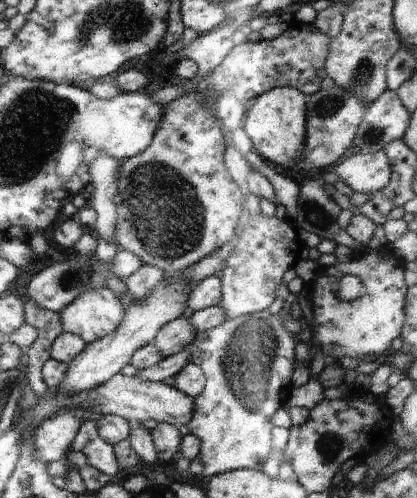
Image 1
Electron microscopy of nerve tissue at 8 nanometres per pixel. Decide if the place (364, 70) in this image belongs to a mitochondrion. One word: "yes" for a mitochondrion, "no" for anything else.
yes

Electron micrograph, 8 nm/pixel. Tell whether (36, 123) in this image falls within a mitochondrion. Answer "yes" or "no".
yes

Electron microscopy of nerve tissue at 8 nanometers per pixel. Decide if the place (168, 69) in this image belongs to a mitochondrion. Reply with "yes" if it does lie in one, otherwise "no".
no

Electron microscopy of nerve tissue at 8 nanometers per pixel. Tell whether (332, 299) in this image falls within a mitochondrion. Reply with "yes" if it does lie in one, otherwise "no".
no

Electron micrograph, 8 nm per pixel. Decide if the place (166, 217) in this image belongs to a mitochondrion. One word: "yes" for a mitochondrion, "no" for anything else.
yes

